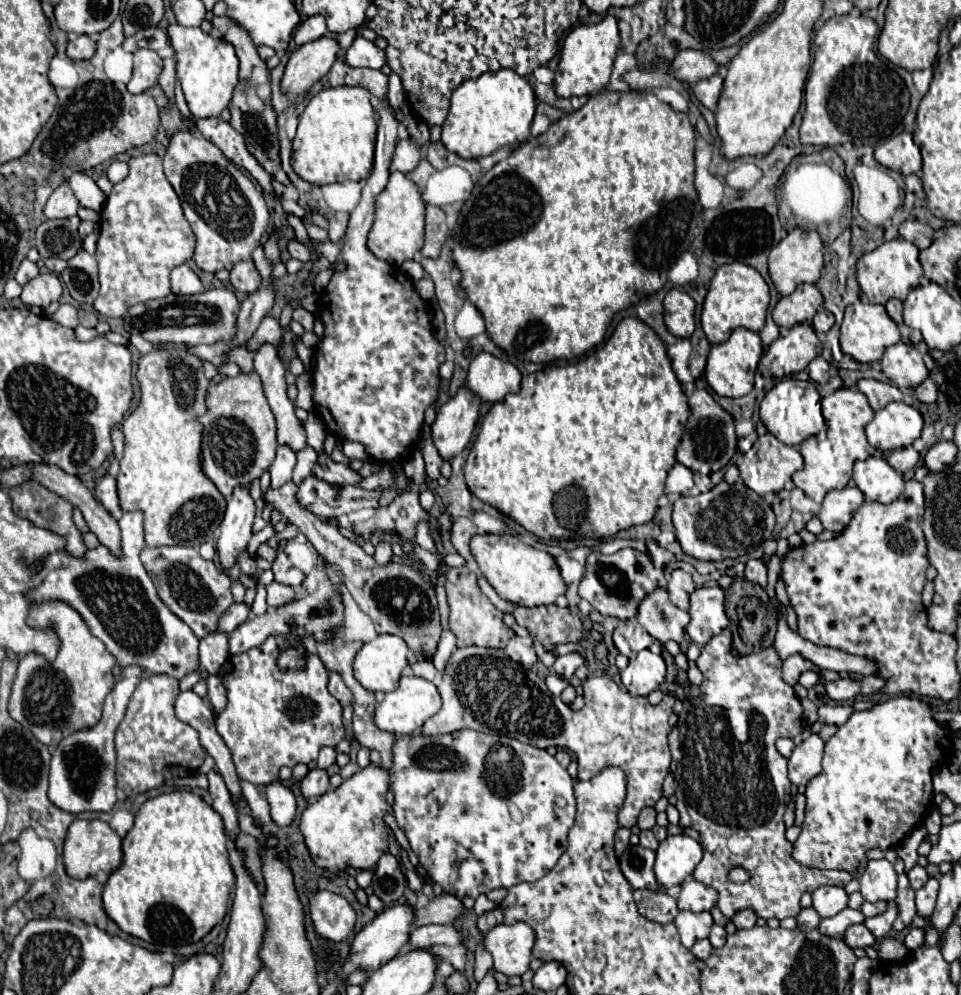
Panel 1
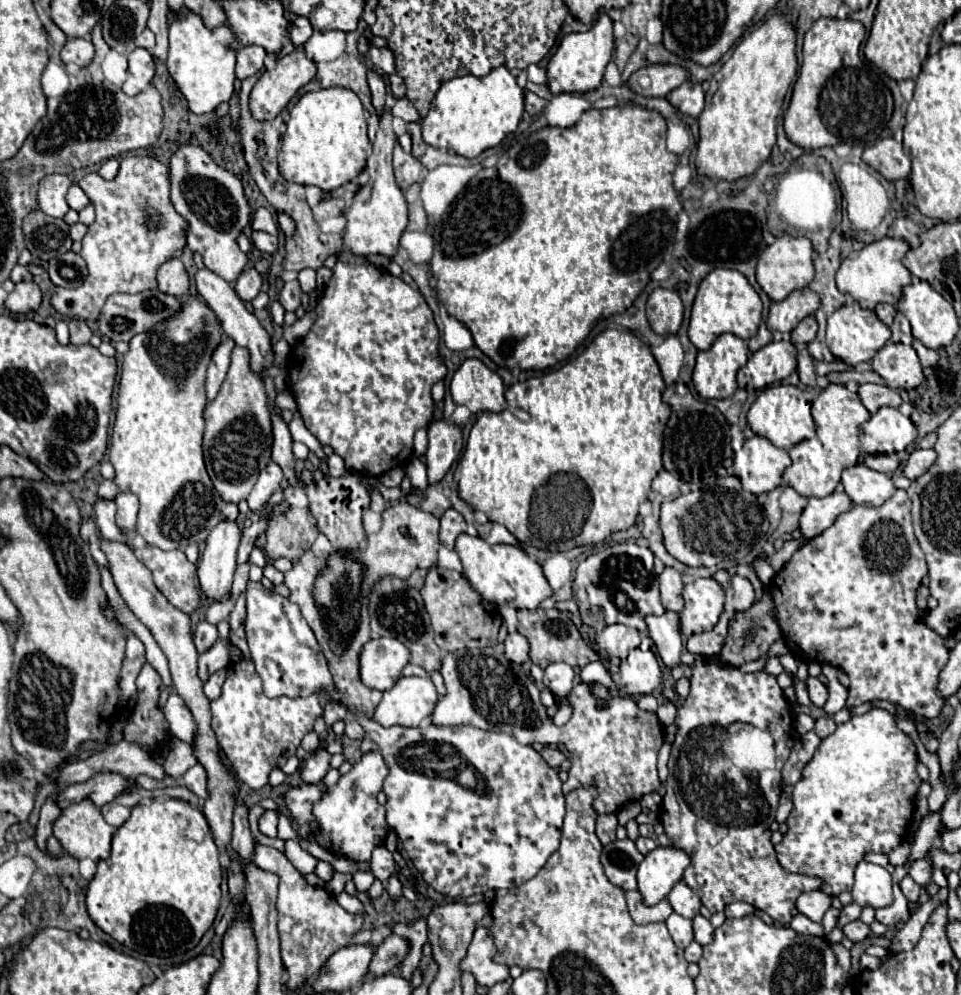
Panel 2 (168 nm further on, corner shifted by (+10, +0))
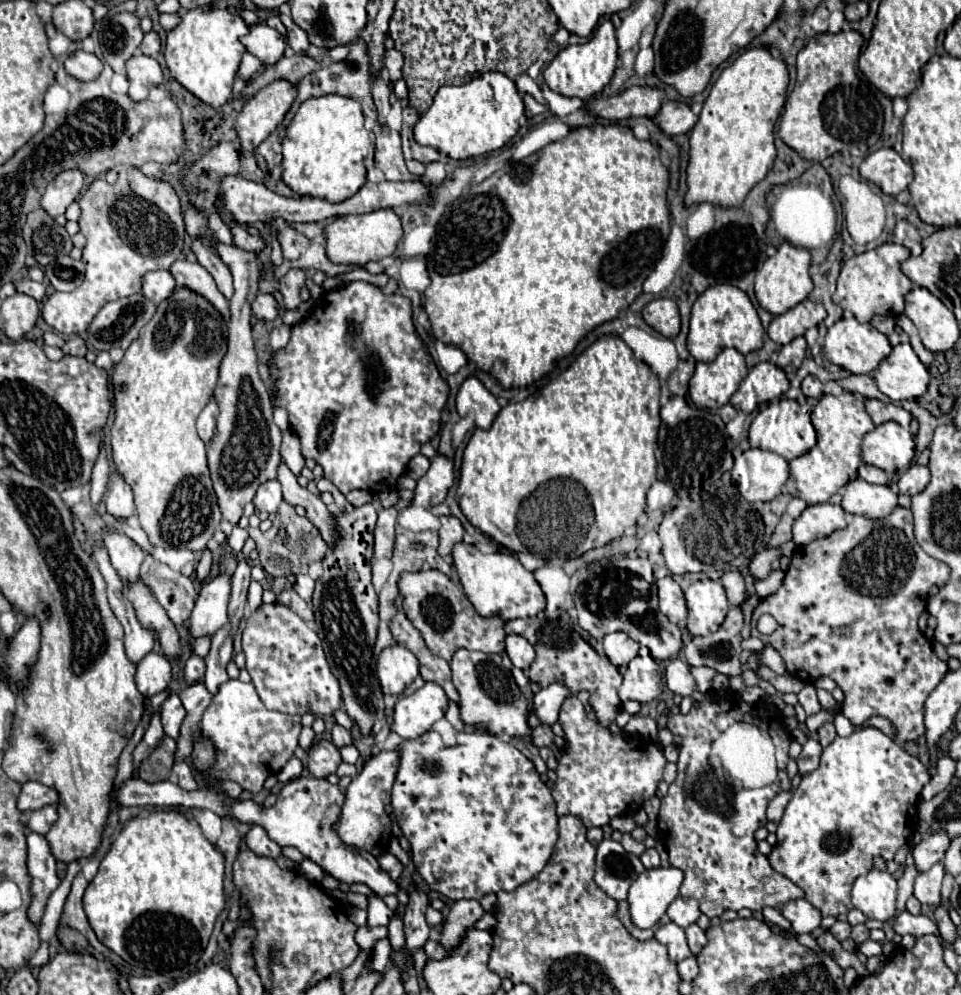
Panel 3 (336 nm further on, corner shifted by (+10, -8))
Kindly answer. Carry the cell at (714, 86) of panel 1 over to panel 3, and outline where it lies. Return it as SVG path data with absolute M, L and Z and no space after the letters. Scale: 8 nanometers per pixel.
M666 101L656 121L666 135L674 137L680 133L688 133L698 123L698 115L684 101Z

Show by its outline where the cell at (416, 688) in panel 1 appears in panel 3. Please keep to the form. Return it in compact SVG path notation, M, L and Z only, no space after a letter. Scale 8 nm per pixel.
M426 683L412 695L404 695L394 705L392 731L402 739L416 739L444 717L448 697L436 683Z

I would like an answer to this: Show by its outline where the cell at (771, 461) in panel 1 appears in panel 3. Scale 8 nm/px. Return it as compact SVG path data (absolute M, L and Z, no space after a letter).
M750 447L735 458L732 481L746 501L772 501L782 493L788 471L790 467L784 457L772 451Z

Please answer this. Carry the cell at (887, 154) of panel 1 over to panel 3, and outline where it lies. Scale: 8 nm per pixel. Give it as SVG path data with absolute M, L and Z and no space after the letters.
M882 147L862 161L860 175L896 197L912 181L912 167L892 147Z

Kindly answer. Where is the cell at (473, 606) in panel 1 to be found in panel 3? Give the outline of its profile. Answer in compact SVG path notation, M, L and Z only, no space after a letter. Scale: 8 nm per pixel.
M418 571L418 573L404 573L400 577L400 593L404 595L402 609L406 611L412 625L422 633L428 649L450 661L458 649L474 649L484 653L500 653L504 649L504 625L500 617L482 617L476 613L460 583L452 581L440 571Z

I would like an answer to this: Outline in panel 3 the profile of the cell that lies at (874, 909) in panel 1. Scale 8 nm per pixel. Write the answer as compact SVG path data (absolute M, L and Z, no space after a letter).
M836 921L832 927L830 927L830 933L838 939L838 941L844 941L850 937L850 923L848 921Z

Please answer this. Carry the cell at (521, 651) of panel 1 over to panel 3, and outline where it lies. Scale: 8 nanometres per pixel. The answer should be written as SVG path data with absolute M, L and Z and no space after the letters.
M508 635L506 637L506 653L514 667L528 669L534 661L534 647L522 635Z

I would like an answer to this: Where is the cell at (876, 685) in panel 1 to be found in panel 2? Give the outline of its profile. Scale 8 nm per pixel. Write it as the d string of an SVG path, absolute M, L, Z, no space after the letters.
M824 665L822 667L822 673L826 675L828 679L828 701L824 703L824 711L826 715L834 715L836 711L840 711L844 705L846 705L846 697L848 697L848 689L842 687L836 679L836 675L832 673L832 667L830 665Z

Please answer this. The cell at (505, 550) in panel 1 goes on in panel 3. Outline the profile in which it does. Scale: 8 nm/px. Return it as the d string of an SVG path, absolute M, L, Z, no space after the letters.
M456 543L452 549L452 557L464 593L482 617L498 615L504 621L518 619L518 617L524 619L524 617L534 617L546 607L546 597L542 595L542 589L538 587L534 573L524 569L514 555L506 555L500 551L486 555L478 551L476 545Z

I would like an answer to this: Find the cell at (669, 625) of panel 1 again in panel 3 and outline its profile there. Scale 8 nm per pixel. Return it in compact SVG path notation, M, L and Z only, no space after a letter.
M672 657L670 661L666 661L666 685L672 693L678 693L682 697L696 691L690 665L678 657Z

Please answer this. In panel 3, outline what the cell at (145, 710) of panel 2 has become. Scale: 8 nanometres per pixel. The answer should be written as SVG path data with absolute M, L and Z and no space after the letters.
M148 653L138 663L136 685L138 685L138 691L144 697L152 697L152 695L164 691L166 685L170 683L170 679L172 679L172 675L170 675L170 661L164 655Z

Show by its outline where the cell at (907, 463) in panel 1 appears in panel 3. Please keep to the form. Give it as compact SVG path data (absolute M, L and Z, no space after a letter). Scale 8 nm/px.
M860 463L858 475L860 475L864 481L868 481L868 483L876 483L876 485L886 485L886 483L888 483L886 471L882 471L882 469L878 469L878 467L872 467L872 465L866 465L866 463Z

